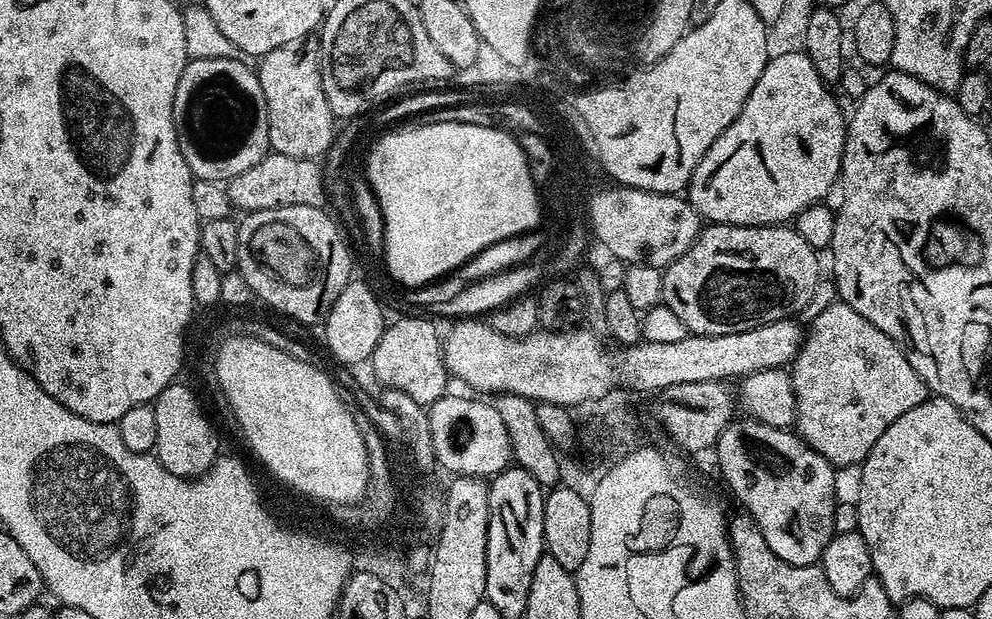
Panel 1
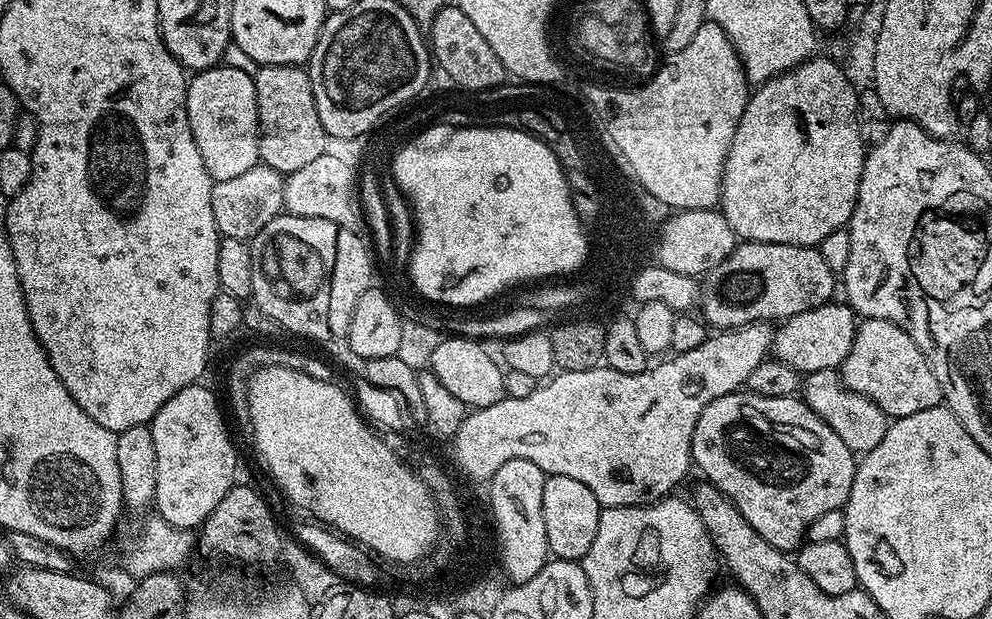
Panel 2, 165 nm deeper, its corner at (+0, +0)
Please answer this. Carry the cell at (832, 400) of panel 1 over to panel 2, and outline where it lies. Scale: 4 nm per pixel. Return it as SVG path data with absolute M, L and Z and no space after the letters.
M889 320L859 321L856 341L842 365L844 385L868 396L890 418L918 414L918 410L941 407L944 391L926 354L894 322Z

